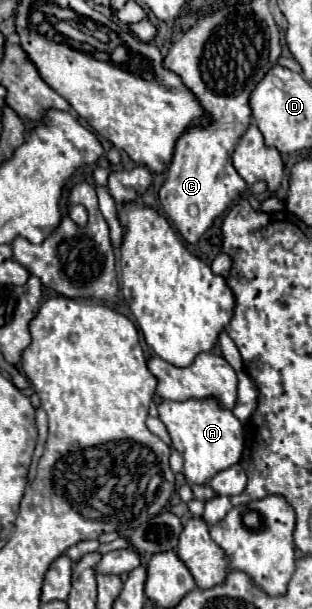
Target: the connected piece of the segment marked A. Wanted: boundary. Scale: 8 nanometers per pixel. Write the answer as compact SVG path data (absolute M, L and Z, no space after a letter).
M216 397L186 401L164 399L158 405L158 415L172 437L172 445L184 457L184 477L188 483L208 483L218 471L240 461L244 449L244 427Z

